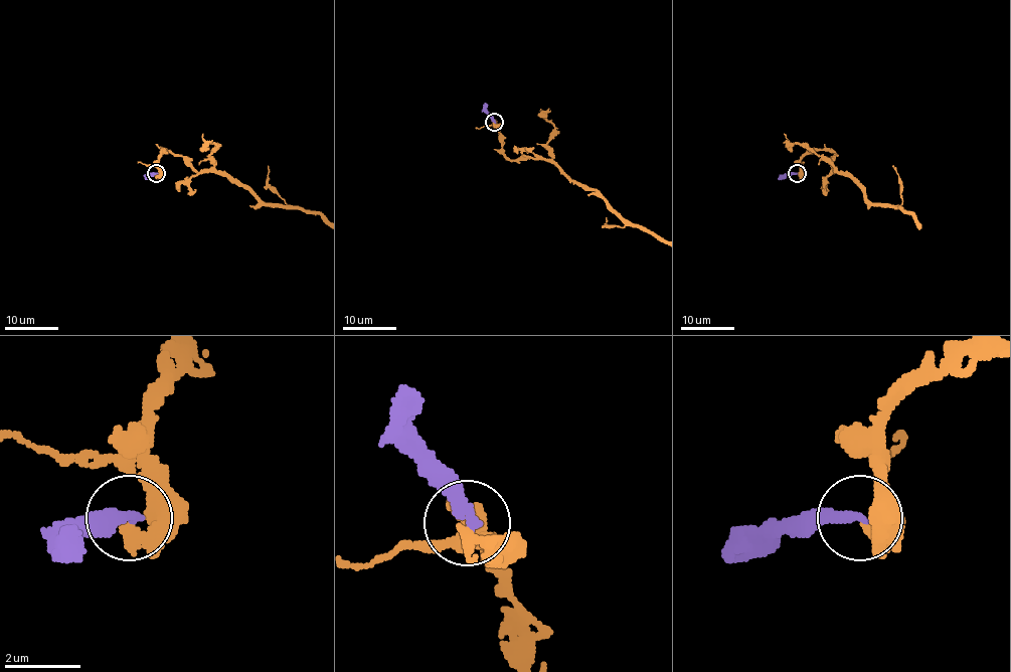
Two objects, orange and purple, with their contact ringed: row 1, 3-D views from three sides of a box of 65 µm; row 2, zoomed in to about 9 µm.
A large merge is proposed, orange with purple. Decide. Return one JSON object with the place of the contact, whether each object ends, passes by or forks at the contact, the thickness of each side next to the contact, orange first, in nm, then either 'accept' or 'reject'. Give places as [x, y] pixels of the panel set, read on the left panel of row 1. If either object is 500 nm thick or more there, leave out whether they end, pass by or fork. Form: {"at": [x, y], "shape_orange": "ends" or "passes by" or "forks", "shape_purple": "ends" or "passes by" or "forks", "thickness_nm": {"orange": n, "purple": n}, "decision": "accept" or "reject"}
{"at": [156, 173], "shape_orange": "ends", "shape_purple": "ends", "thickness_nm": {"orange": 360, "purple": 320}, "decision": "accept"}

